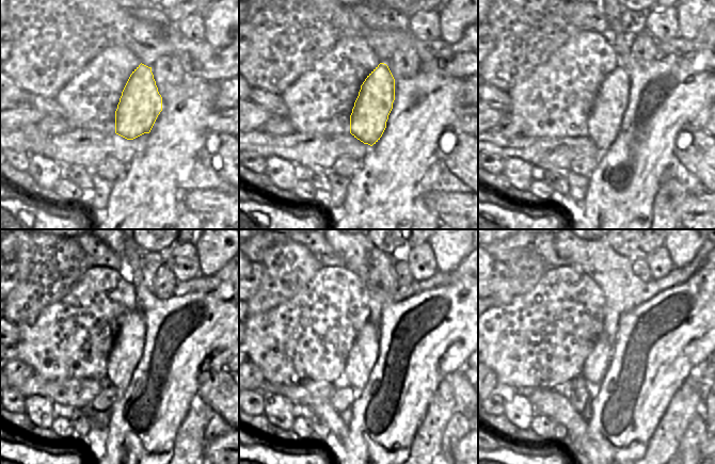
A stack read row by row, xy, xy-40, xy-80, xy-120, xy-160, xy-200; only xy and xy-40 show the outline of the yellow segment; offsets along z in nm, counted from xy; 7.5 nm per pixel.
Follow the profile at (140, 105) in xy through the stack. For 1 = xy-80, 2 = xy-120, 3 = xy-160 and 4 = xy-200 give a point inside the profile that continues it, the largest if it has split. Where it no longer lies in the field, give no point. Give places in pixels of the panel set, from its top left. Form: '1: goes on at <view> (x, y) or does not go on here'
1: goes on at xy-80 (604, 122)
2: goes on at xy-120 (127, 350)
3: goes on at xy-160 (363, 355)
4: goes on at xy-200 (597, 364)

